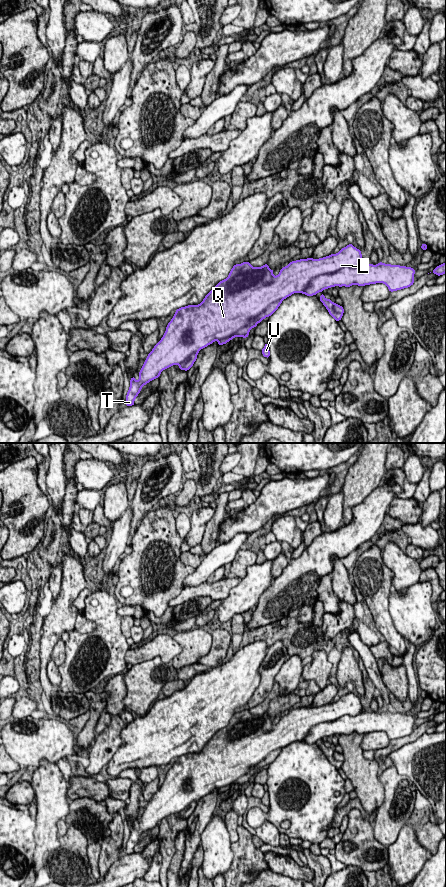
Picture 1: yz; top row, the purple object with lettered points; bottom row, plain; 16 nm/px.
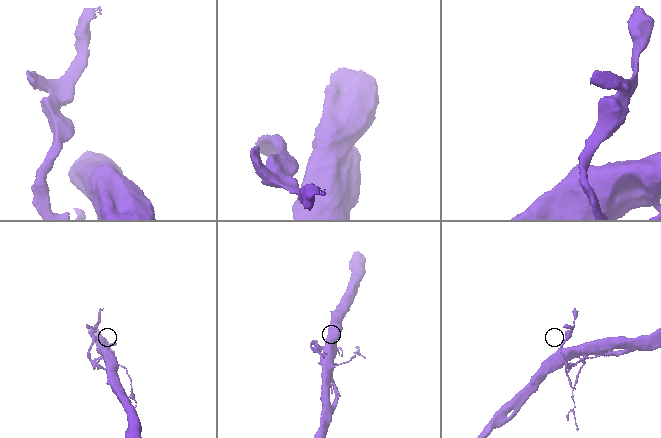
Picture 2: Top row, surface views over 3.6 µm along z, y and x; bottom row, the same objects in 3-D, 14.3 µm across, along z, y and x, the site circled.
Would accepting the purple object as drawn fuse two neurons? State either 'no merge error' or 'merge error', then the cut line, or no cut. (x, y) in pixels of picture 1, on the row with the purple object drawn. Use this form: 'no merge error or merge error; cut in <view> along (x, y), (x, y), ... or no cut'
merge error; cut in yz along (333, 303), (333, 309), (342, 314)

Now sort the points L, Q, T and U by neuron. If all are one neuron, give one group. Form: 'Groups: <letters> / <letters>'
Groups: L Q T / U

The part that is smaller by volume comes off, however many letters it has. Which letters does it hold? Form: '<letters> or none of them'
U

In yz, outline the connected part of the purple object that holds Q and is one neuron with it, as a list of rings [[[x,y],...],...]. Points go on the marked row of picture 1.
[[[348,244],[337,254],[323,258],[310,257],[291,261],[287,266],[282,267],[277,276],[274,276],[273,272],[274,270],[271,270],[267,263],[262,267],[253,267],[250,262],[236,264],[228,277],[220,281],[199,305],[188,305],[177,309],[163,337],[148,354],[138,373],[139,380],[136,381],[134,376],[130,379],[126,406],[135,405],[135,398],[142,386],[159,378],[163,370],[178,364],[180,370],[188,371],[196,361],[198,352],[214,341],[217,340],[219,346],[226,344],[234,337],[247,338],[252,328],[264,318],[271,316],[282,301],[294,293],[313,296],[335,286],[350,287],[354,284],[365,286],[376,283],[384,283],[389,291],[393,292],[408,288],[415,282],[414,268],[382,262],[377,265],[365,265],[361,251],[353,244]]]

